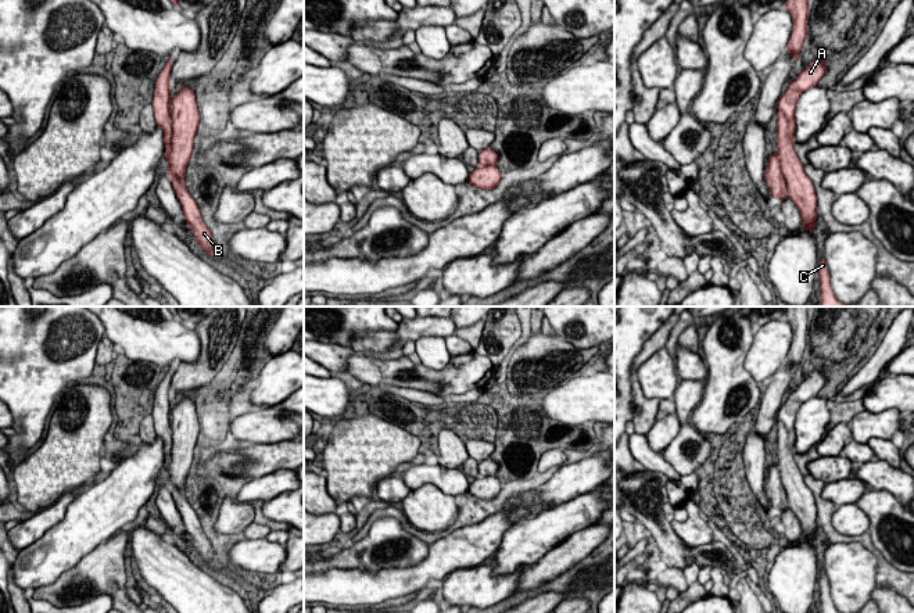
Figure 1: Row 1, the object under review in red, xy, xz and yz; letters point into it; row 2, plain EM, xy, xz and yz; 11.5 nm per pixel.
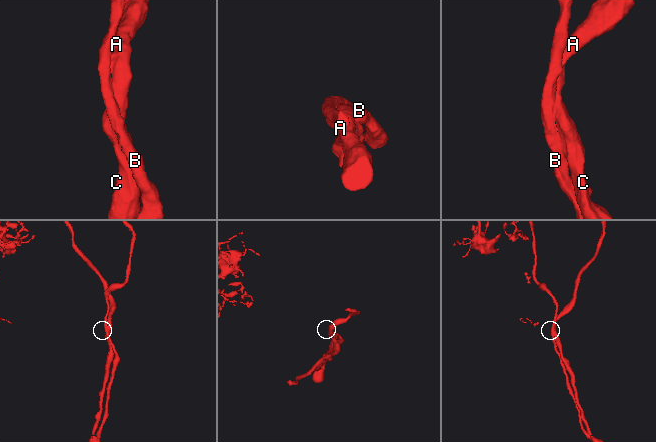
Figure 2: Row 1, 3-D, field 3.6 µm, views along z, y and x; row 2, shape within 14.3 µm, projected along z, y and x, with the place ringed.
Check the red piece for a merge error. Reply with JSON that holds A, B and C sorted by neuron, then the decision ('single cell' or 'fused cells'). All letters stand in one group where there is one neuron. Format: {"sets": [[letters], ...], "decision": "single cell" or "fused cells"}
{"sets": [["A", "B", "C"]], "decision": "single cell"}

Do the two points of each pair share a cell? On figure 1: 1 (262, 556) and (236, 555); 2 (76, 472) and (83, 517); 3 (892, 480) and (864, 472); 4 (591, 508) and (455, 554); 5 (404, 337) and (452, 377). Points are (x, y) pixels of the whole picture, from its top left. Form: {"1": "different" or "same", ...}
{"1": "same", "2": "different", "3": "same", "4": "different", "5": "different"}

